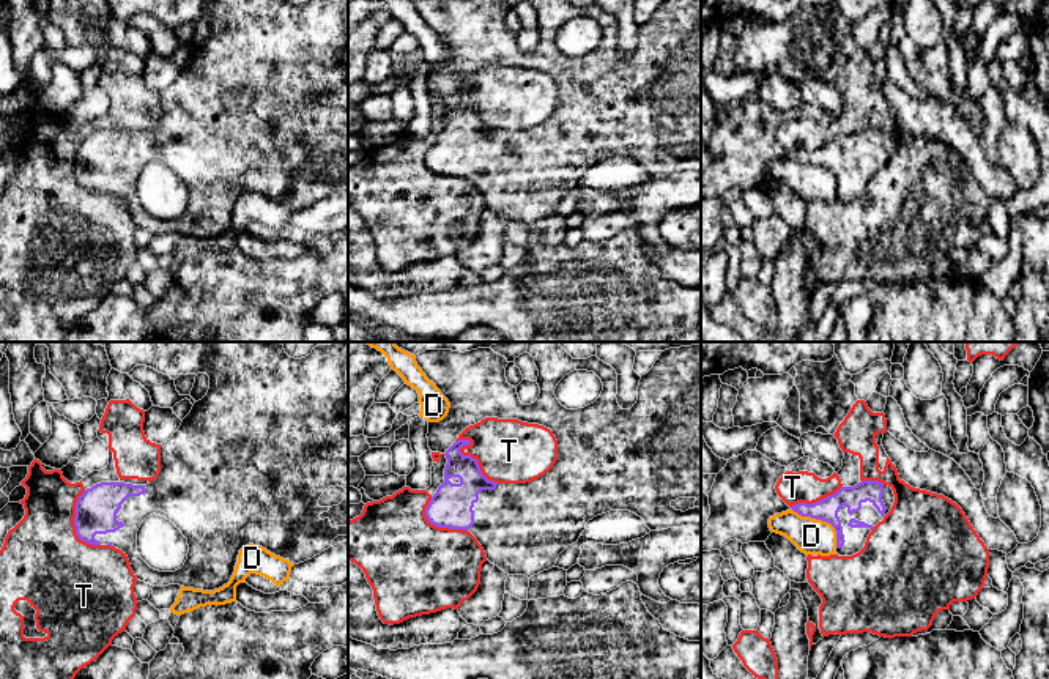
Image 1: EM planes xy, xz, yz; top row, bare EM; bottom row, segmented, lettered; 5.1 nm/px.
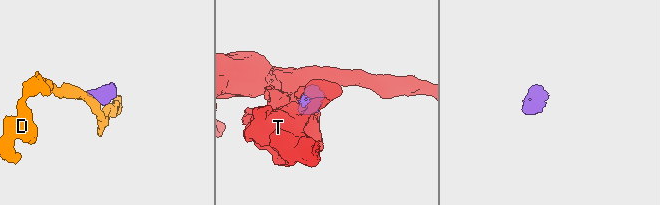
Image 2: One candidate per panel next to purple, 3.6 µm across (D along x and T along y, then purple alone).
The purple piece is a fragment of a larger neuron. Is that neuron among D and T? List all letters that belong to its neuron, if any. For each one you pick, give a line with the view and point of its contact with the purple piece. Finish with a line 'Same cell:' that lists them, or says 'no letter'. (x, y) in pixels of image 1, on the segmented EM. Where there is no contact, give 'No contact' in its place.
Same cell: no letter

